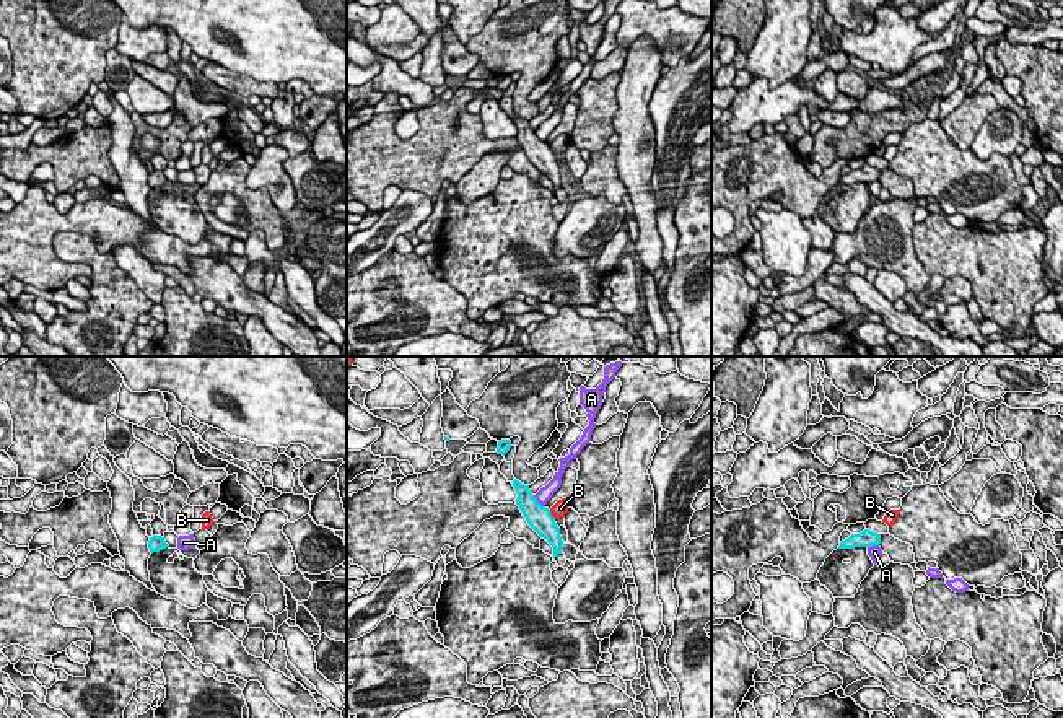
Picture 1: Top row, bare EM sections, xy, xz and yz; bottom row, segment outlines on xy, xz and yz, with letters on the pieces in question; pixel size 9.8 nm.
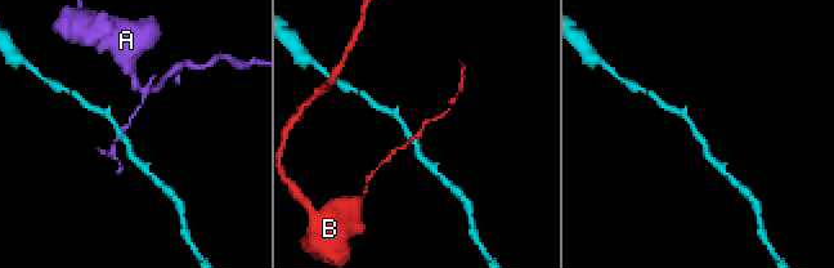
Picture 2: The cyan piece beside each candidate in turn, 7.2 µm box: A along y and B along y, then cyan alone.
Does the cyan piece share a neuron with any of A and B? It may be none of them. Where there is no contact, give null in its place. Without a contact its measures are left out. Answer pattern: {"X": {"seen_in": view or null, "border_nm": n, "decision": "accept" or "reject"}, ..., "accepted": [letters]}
{"A": {"seen_in": "xz", "border_nm": 170, "decision": "reject"}, "B": {"seen_in": "xz", "border_nm": 120, "decision": "reject"}, "accepted": []}

